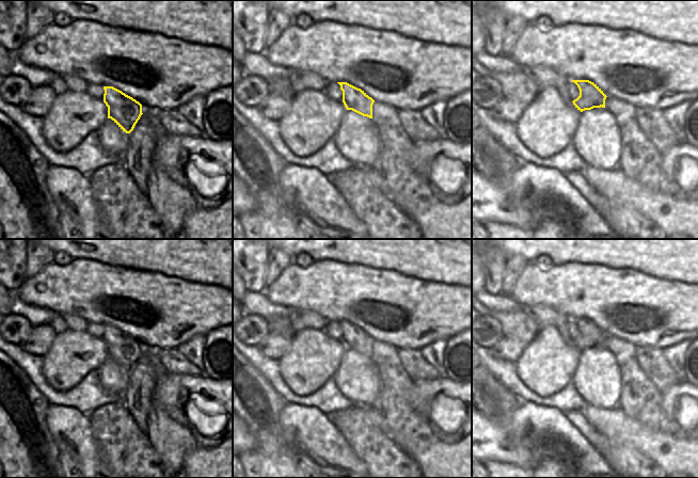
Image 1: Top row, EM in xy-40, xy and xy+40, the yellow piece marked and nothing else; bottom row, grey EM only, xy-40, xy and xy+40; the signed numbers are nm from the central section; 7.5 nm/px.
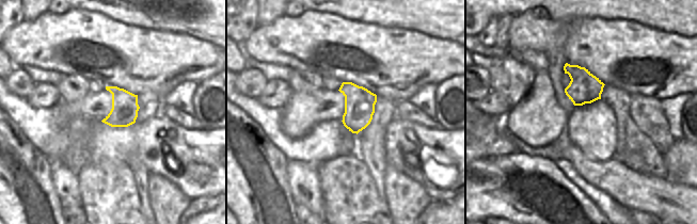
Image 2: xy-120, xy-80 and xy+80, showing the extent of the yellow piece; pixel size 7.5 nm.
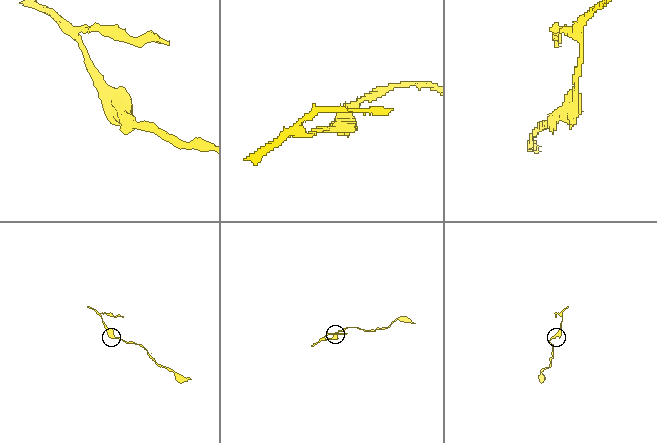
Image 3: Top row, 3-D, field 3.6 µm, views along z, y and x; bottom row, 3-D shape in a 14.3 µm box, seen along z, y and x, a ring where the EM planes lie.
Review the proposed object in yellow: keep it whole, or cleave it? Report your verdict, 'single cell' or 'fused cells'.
fused cells

